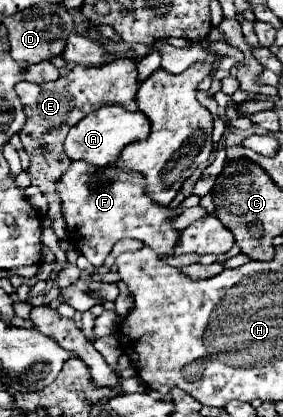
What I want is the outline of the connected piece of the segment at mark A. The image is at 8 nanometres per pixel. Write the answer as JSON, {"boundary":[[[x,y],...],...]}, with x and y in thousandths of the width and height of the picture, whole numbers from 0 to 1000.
{"boundary":[[[375,252],[375,257],[325,266],[276,300],[261,300],[247,309],[247,319],[226,338],[226,367],[240,372],[247,386],[304,386],[332,400],[382,400],[417,381],[424,362],[452,343],[502,338],[523,329],[523,319],[530,319],[530,290],[509,271],[495,271],[495,266],[452,271],[431,257]]]}

